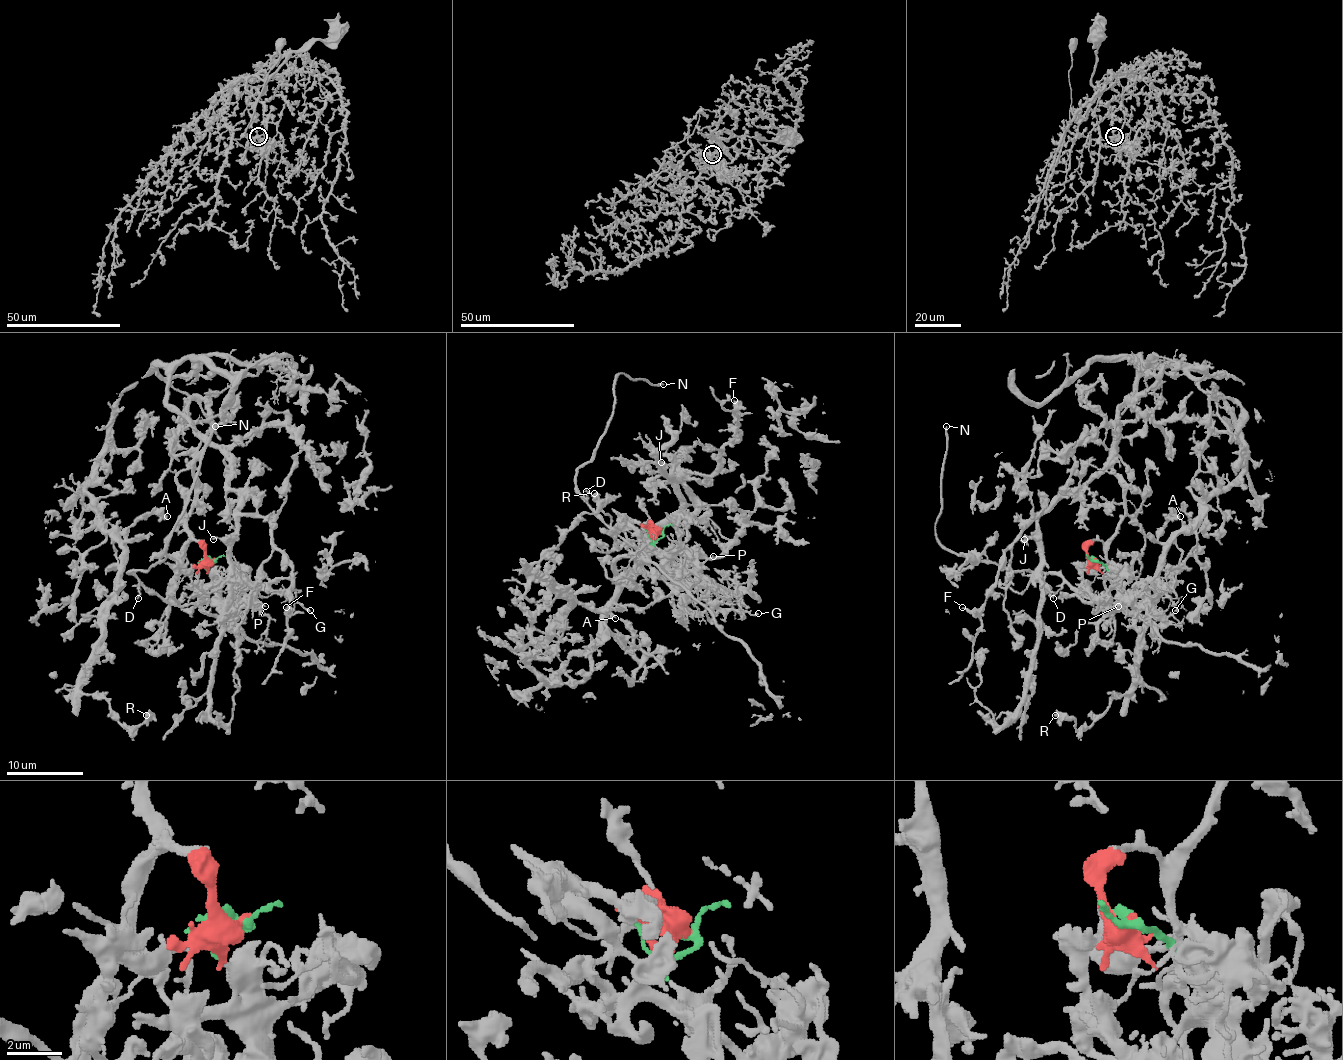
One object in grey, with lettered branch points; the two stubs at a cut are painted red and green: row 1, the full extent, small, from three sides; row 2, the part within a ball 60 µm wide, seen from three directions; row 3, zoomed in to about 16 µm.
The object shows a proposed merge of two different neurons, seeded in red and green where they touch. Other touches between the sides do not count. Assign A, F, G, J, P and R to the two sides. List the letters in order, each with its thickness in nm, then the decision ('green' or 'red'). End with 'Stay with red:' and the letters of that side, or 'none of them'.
A: 340 nm | red
F: 260 nm | red
G: 200 nm | green
J: 160 nm | red
P: 180 nm | green
R: 400 nm | red
Stay with red: A, F, J, R

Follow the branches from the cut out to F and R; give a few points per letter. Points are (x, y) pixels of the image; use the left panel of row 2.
F: (208, 560), (185, 541), (193, 458), (214, 445), (291, 568), (285, 606)
R: (208, 560), (185, 541), (204, 439), (156, 366), (83, 487), (122, 568), (81, 687), (124, 726), (147, 714)

